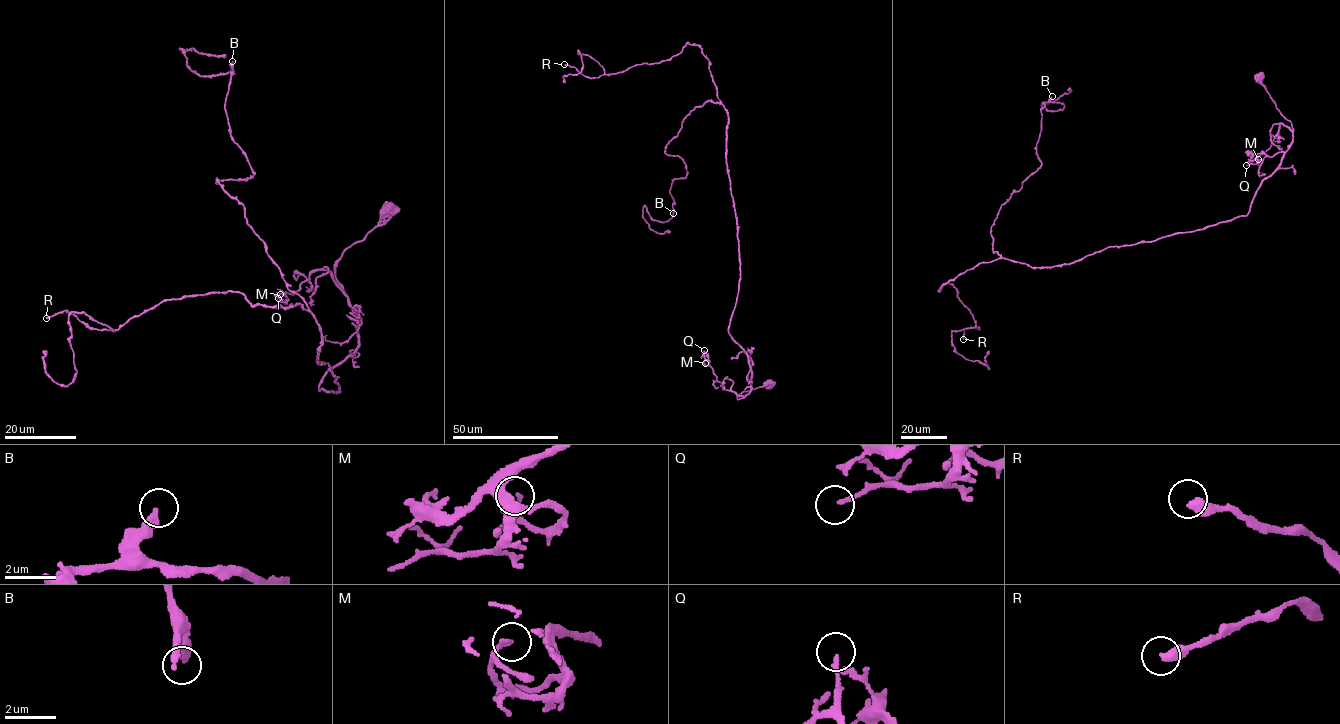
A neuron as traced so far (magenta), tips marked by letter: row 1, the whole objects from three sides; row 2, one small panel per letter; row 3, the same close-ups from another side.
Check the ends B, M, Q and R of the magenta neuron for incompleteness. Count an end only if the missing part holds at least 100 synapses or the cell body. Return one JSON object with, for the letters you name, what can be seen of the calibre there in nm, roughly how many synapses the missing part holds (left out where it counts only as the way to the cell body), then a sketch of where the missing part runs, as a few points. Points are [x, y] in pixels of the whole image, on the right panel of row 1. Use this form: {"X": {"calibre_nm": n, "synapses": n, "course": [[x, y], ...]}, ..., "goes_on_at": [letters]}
{"goes_on_at": []}

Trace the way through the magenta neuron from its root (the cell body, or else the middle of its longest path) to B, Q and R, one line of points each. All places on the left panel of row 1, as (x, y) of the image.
B: (389, 207), (337, 260), (358, 348), (319, 390), (320, 326), (216, 183), (253, 175), (232, 61)
Q: (389, 207), (337, 260), (334, 274), (344, 294), (321, 270), (285, 294), (286, 301), (278, 298)
R: (389, 207), (335, 269), (358, 337), (320, 384), (337, 392), (300, 303), (230, 291), (116, 329), (46, 318)

